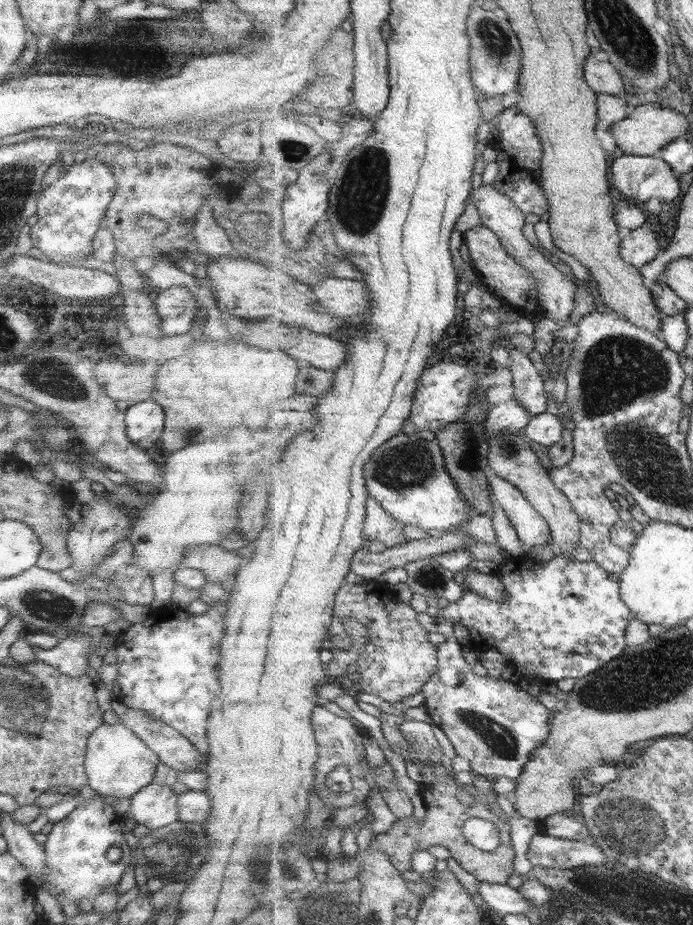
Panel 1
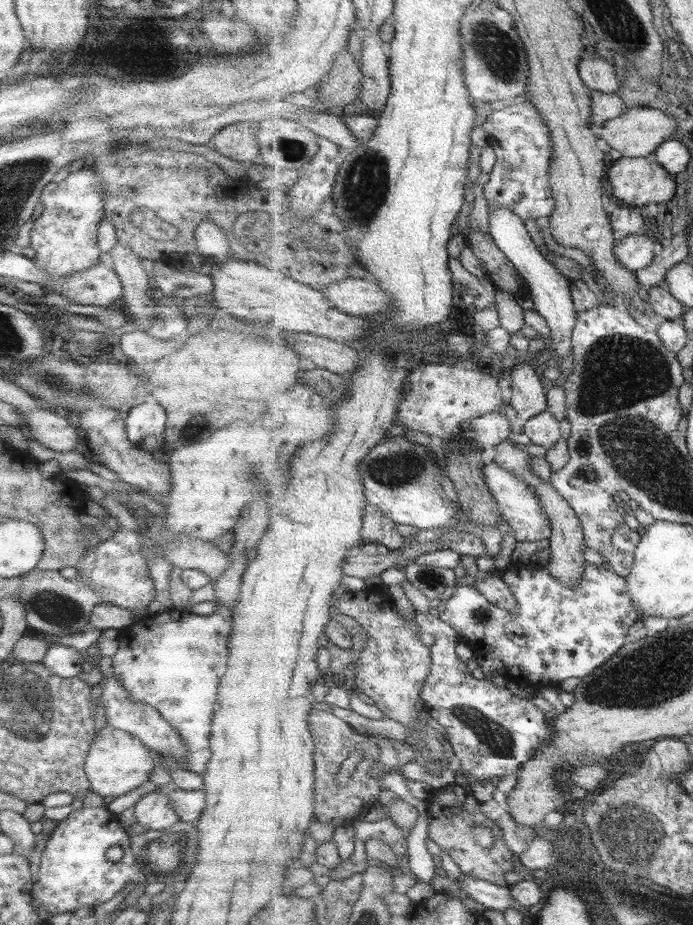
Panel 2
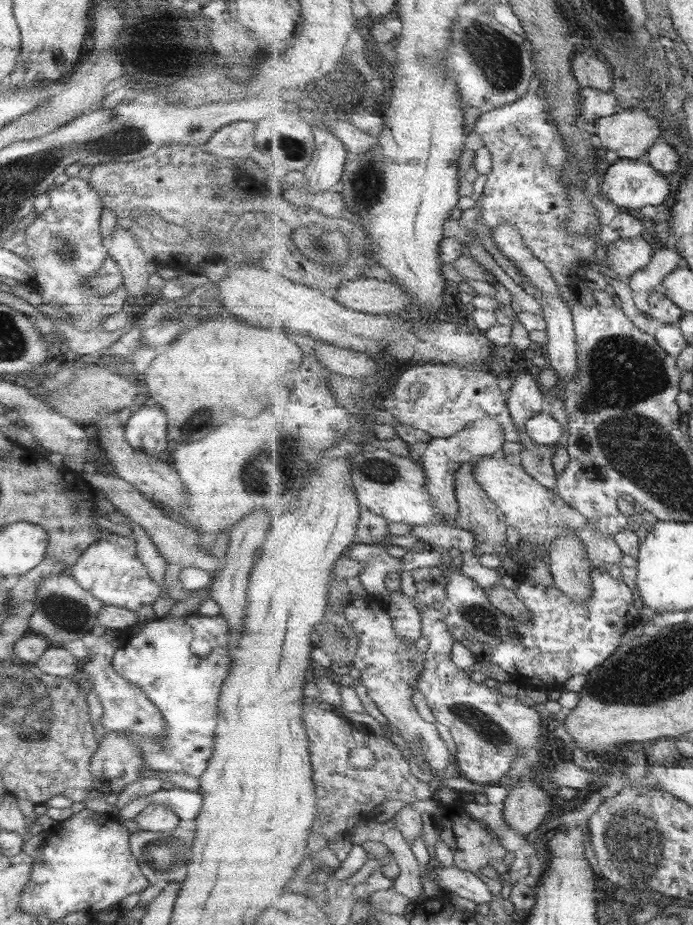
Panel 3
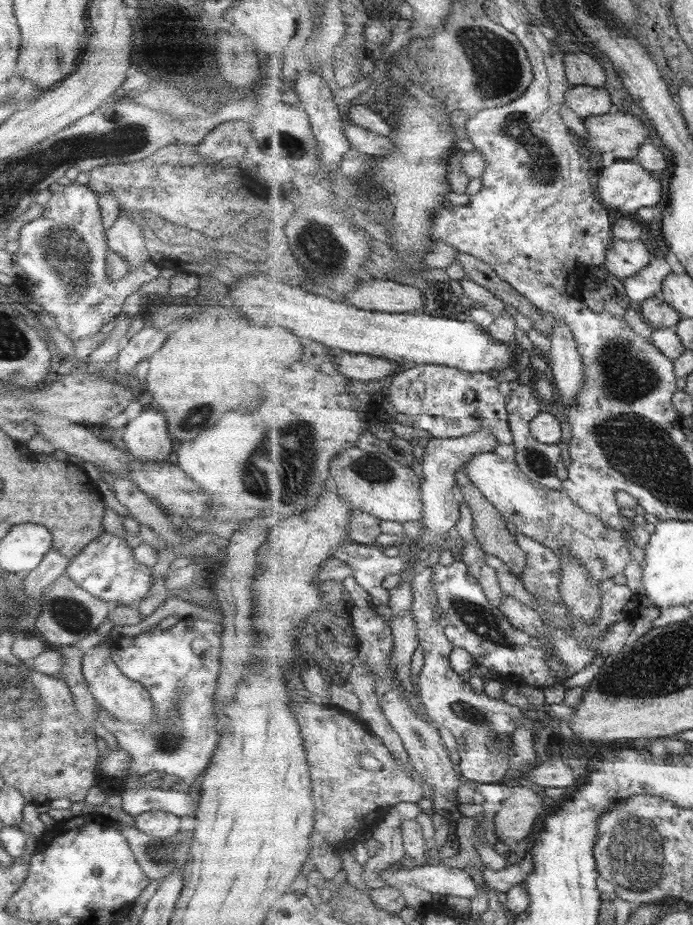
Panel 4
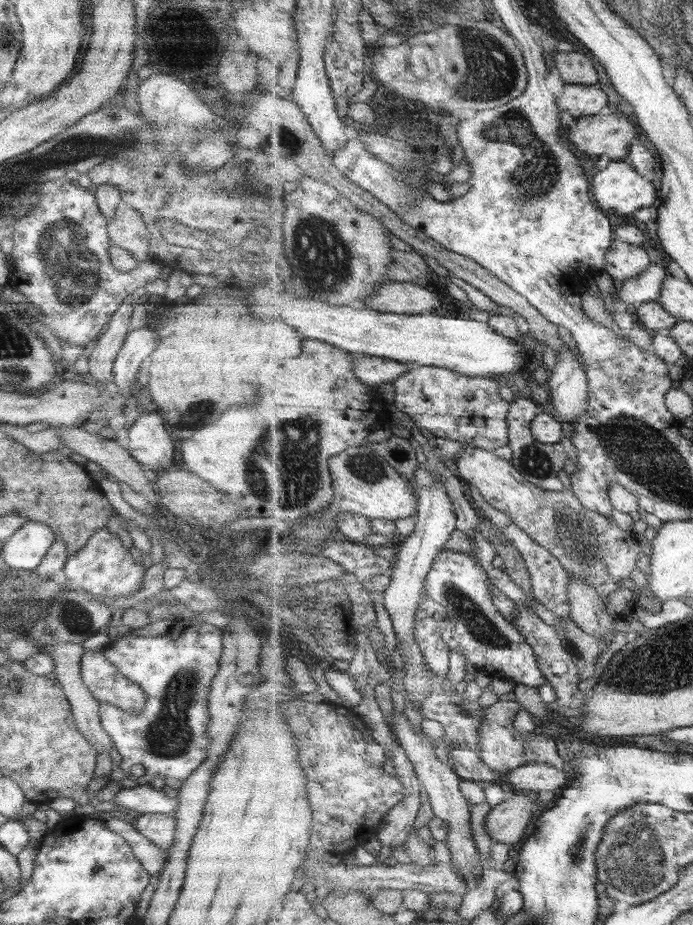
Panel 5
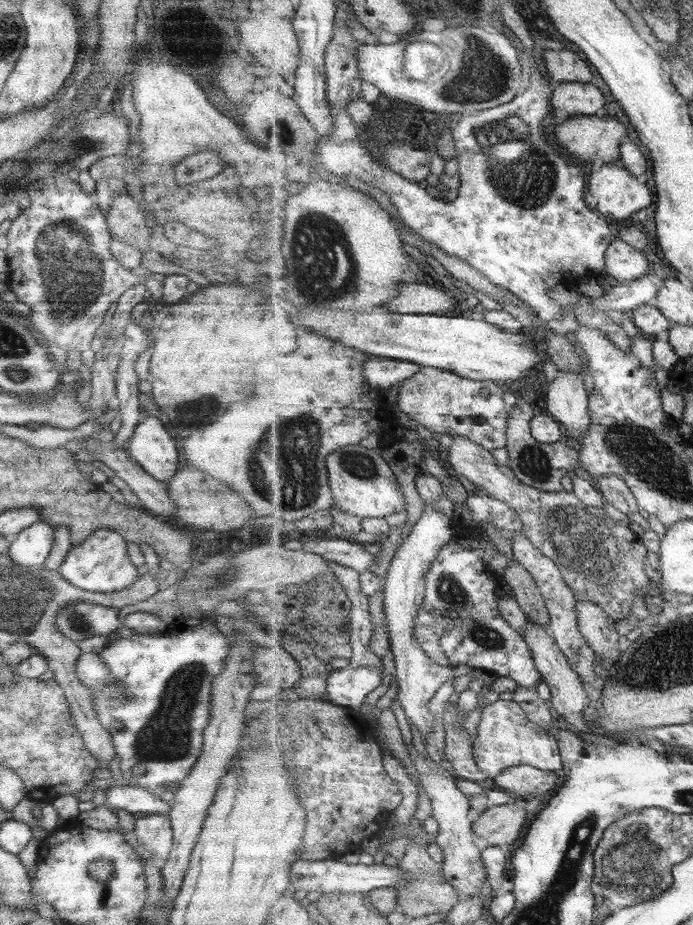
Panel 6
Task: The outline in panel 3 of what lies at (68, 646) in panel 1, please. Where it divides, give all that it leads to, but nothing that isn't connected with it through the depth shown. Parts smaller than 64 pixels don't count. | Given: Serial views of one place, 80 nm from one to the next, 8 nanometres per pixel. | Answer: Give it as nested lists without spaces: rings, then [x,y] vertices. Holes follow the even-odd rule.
[[[62,646],[48,647],[30,666],[42,674],[65,679],[71,678],[80,669],[79,660],[75,660]]]

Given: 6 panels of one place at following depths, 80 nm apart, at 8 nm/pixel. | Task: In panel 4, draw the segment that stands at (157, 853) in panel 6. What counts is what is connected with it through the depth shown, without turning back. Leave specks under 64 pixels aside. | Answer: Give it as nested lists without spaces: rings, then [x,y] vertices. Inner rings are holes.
[[[155,810],[134,816],[133,826],[143,834],[166,841],[170,845],[178,834],[179,817],[174,814]]]

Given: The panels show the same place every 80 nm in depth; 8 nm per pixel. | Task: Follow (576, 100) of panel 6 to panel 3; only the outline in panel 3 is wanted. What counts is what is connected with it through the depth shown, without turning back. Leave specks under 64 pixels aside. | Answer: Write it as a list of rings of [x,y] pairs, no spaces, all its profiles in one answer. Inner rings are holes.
[[[583,87],[580,96],[580,114],[586,122],[593,124],[598,118],[620,113],[619,100],[612,91],[603,92],[596,88]]]

